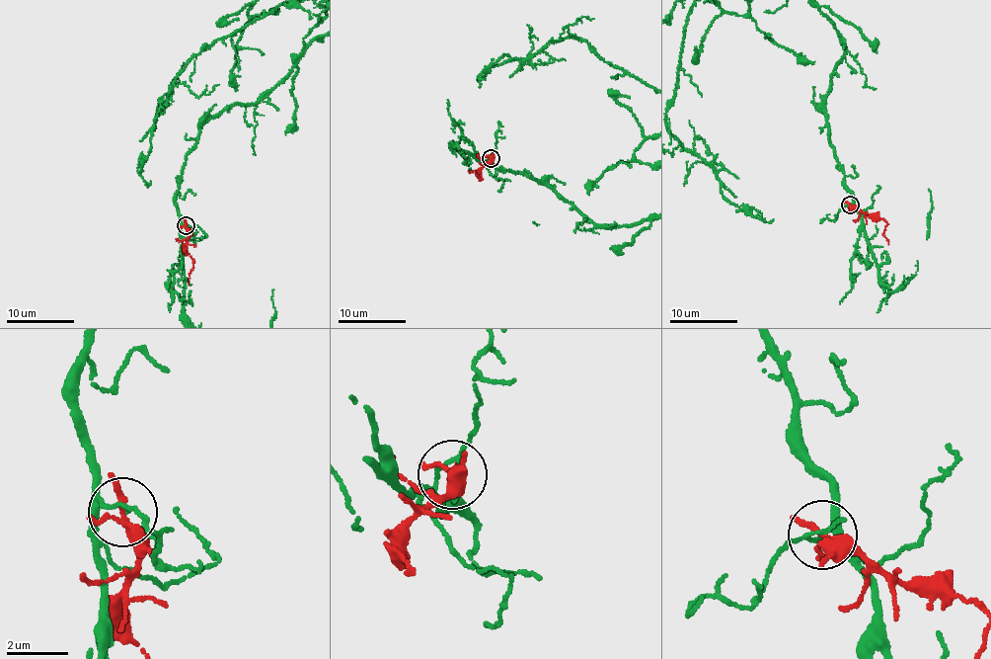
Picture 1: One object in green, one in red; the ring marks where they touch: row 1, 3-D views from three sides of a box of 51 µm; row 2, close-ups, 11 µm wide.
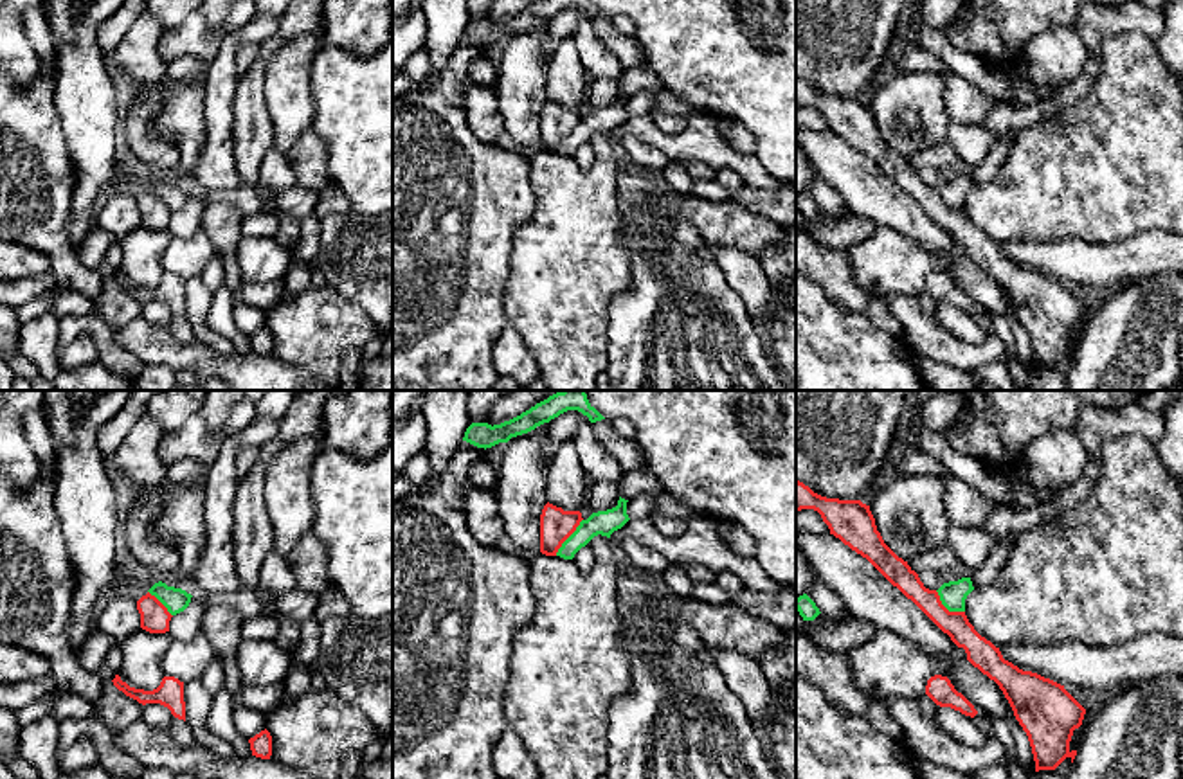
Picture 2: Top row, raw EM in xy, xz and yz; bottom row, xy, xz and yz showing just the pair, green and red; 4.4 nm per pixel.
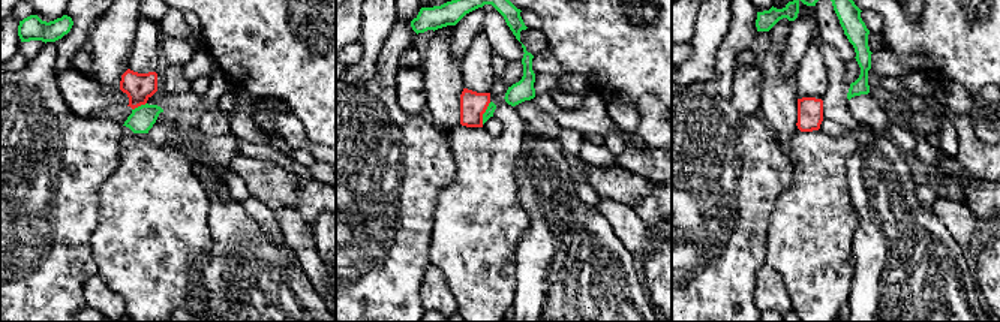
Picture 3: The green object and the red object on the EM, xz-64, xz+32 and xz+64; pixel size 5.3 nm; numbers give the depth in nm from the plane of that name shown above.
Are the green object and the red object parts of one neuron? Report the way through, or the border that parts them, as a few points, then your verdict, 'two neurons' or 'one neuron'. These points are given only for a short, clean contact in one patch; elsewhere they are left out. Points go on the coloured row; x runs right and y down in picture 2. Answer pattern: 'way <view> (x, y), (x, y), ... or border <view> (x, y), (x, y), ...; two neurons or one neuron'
border xz (582, 519), (555, 555); two neurons

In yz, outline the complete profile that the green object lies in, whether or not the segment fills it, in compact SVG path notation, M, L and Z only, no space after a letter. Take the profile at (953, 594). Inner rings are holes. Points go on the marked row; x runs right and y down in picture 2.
M971 578L944 583L936 592L949 612L965 612L965 599L974 590Z

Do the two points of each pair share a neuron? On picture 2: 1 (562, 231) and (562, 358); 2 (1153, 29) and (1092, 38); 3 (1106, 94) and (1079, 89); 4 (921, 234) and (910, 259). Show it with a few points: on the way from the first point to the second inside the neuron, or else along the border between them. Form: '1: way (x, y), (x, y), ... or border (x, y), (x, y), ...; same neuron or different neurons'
1: way (562, 263), (562, 326); same neuron
2: way (1138, 20), (1110, 20), (1106, 24); same neuron
3: border (1102, 54), (1102, 71), (1093, 85), (1054, 114); different neurons
4: border (881, 225), (930, 250), (944, 250), (953, 265); different neurons

